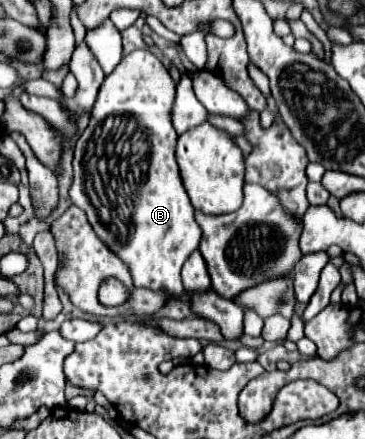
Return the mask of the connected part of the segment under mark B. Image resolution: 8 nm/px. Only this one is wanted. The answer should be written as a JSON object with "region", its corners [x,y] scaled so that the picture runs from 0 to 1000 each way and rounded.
{"region":[[[373,112],[340,125],[323,153],[290,171],[268,207],[263,248],[247,257],[247,280],[208,321],[197,367],[203,399],[186,435],[197,462],[236,485],[252,522],[285,549],[285,558],[345,599],[367,649],[449,663],[466,672],[466,681],[504,672],[493,613],[548,558],[548,517],[532,503],[532,472],[499,421],[477,362],[477,330],[488,317],[488,303],[466,280],[477,207],[477,180],[422,121],[405,112]]]}

